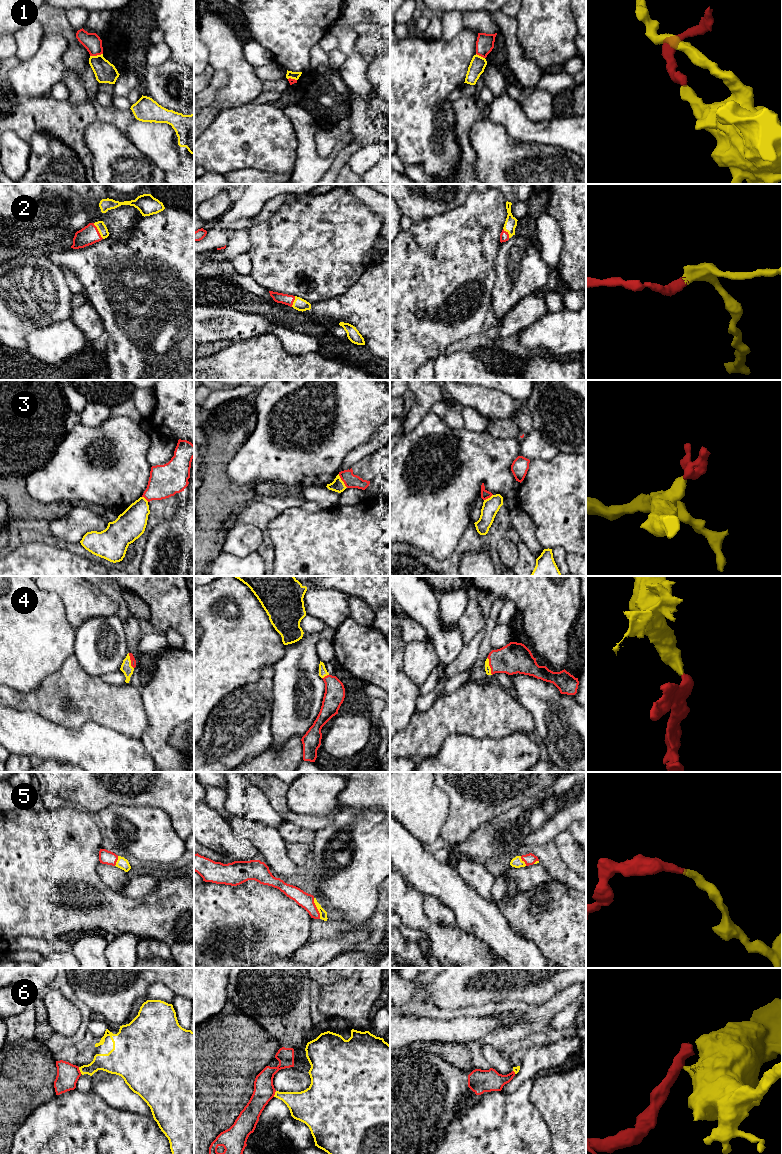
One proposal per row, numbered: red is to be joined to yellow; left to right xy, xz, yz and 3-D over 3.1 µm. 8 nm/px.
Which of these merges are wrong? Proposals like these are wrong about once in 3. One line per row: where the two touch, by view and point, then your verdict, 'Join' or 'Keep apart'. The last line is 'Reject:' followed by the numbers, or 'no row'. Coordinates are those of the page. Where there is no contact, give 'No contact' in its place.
1: Touches yellow at xy (96, 56). Keep apart
2: Touches yellow at xy (98, 230). Join
3: Touches yellow at xz (342, 481). Keep apart
4: Touches yellow at yz (489, 666). Join
5: Touches yellow at xz (317, 908). Join
6: Touches yellow at xy (79, 1069). Keep apart
Reject: 1, 3, 6

